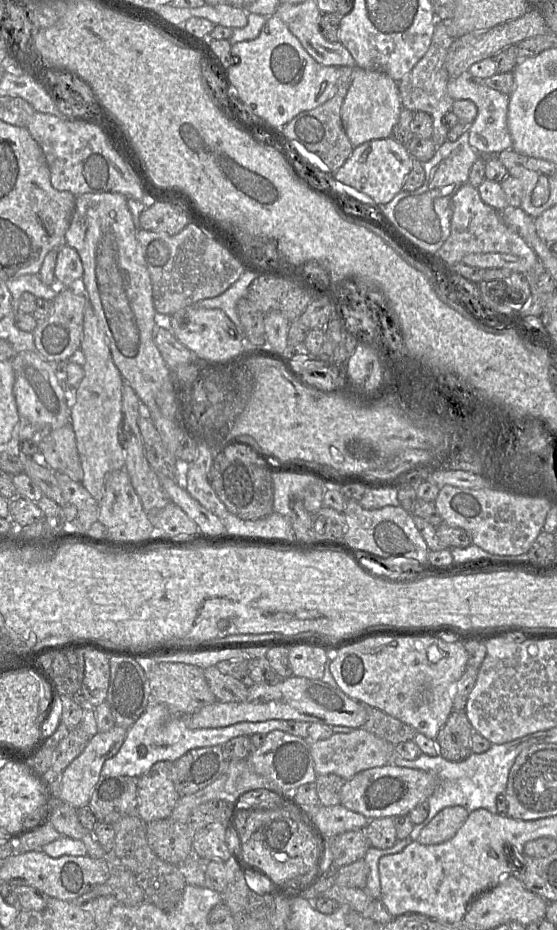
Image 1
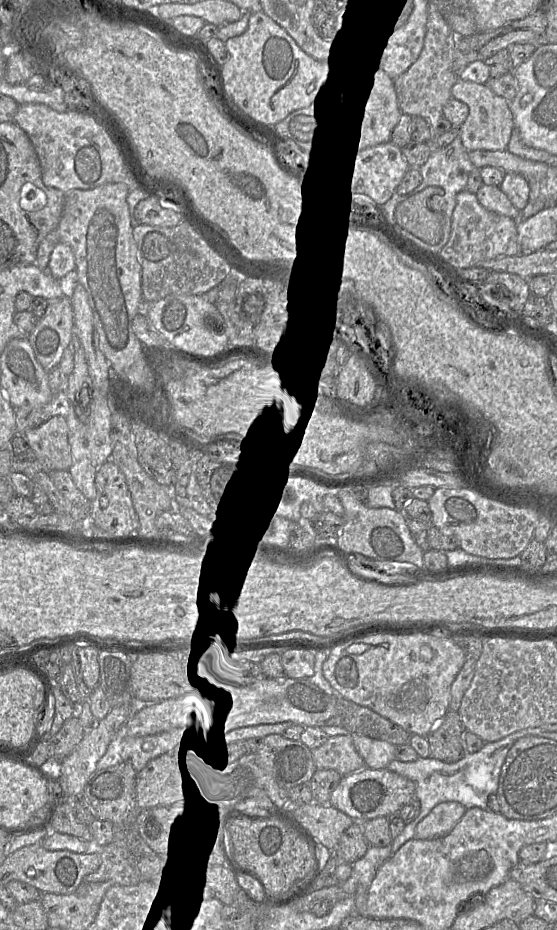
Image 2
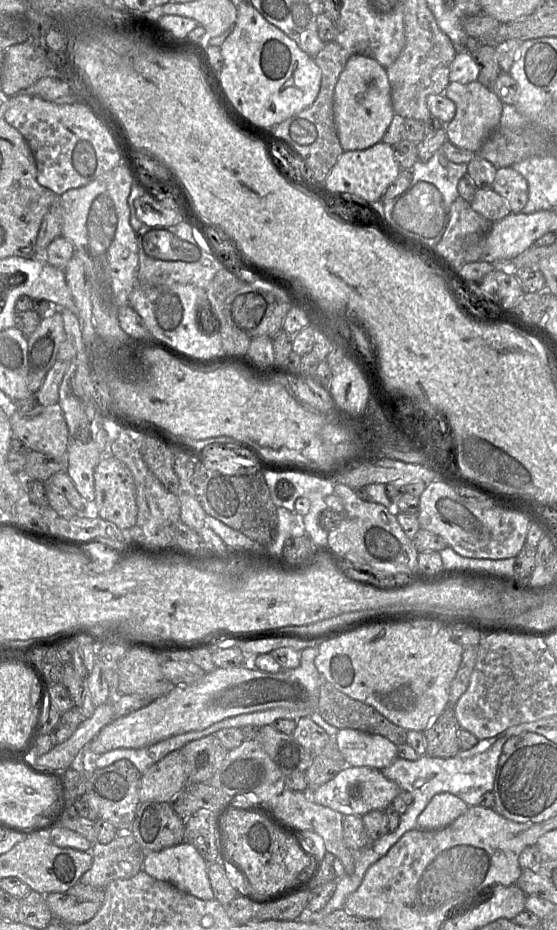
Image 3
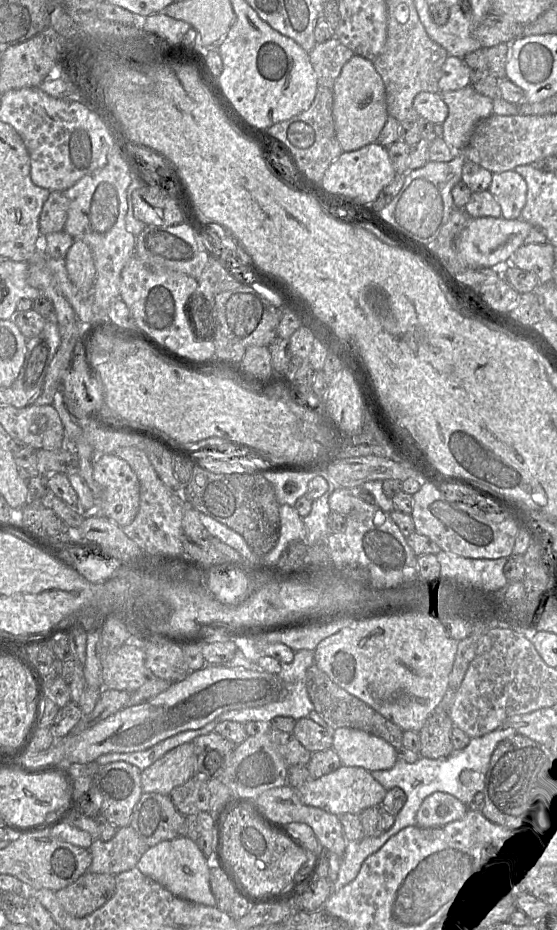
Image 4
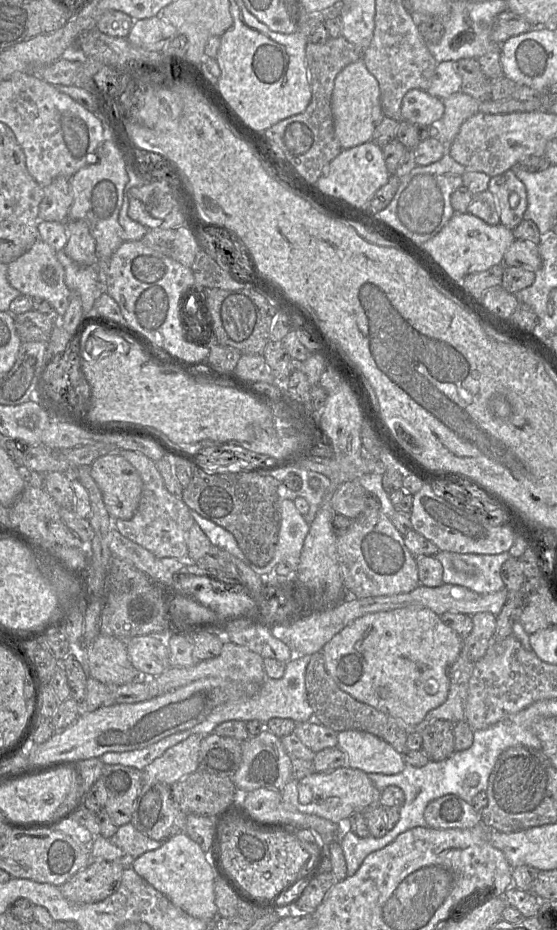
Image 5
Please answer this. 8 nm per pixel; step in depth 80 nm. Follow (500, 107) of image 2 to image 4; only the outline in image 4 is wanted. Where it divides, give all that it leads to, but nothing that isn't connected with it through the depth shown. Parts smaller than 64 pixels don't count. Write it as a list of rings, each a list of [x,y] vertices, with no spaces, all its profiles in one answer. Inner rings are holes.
[[[470,85],[440,94],[448,107],[447,118],[441,124],[442,138],[452,149],[461,152],[476,124],[493,114],[493,99],[479,94]]]

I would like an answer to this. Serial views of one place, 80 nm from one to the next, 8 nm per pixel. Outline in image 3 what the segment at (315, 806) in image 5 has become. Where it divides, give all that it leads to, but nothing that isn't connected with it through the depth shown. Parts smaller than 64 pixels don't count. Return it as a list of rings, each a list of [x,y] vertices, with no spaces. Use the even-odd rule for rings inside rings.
[[[346,766],[333,779],[315,791],[309,788],[305,795],[313,802],[329,807],[344,816],[363,816],[374,810],[384,810],[391,805],[393,799],[401,792],[400,787],[387,779],[380,770],[369,767]]]

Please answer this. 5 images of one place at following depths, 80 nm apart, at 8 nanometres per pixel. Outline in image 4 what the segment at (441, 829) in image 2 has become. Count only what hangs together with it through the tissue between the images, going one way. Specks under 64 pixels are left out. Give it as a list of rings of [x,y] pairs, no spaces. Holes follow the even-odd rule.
[[[444,792],[428,796],[417,812],[417,826],[422,828],[443,827],[462,819],[468,806],[459,799]]]

